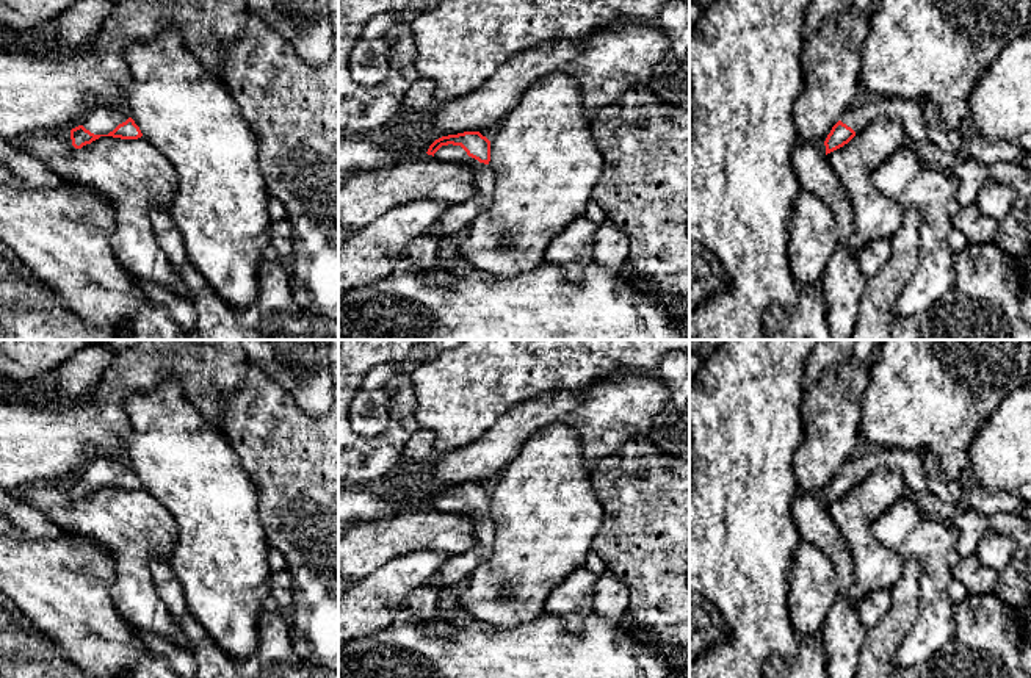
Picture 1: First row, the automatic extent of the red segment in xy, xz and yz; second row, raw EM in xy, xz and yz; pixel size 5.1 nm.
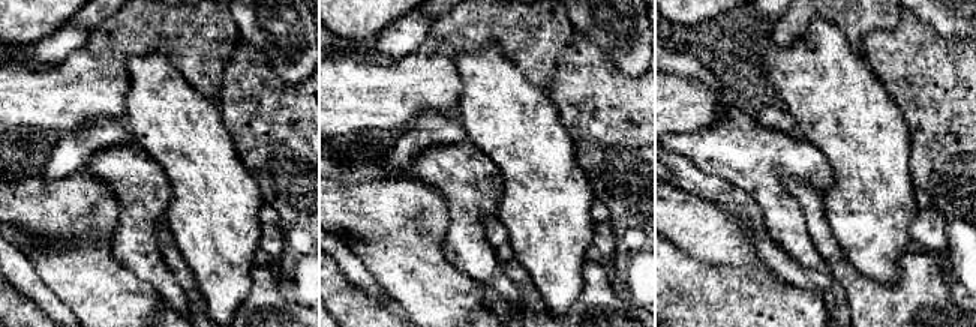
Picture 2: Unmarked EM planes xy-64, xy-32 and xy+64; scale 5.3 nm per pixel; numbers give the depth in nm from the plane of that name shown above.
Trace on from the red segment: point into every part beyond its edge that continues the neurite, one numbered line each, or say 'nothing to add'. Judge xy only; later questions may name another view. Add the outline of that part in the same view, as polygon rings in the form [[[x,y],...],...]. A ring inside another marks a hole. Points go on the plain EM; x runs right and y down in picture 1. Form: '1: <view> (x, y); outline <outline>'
1: xy (102, 470); outline [[[97,456],[88,463],[81,476],[94,485],[108,485],[127,470],[128,467],[118,459],[110,456]]]

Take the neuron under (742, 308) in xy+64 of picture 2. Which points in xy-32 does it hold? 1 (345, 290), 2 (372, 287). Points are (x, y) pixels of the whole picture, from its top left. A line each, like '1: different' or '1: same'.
1: same
2: different

